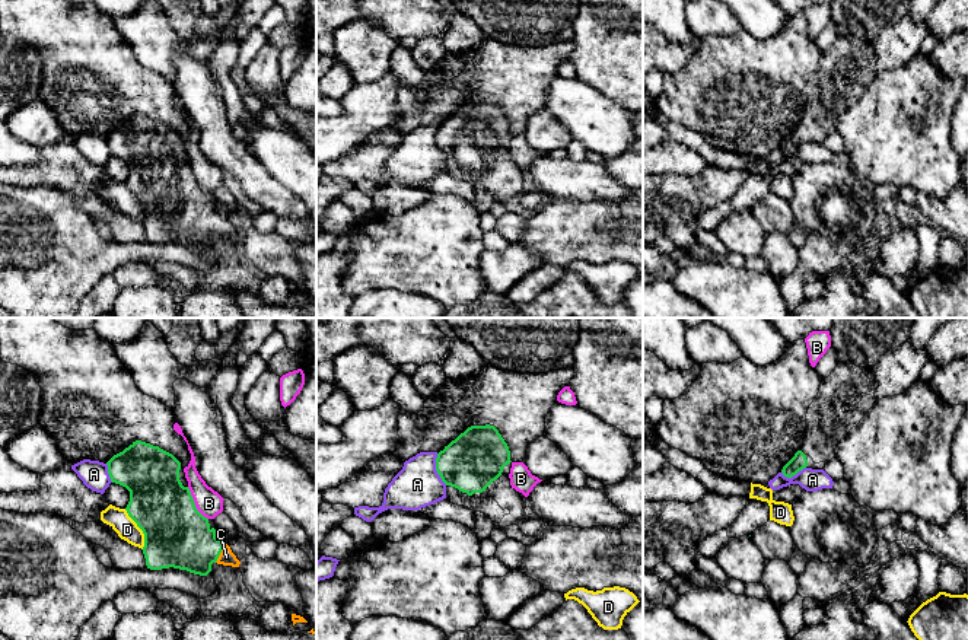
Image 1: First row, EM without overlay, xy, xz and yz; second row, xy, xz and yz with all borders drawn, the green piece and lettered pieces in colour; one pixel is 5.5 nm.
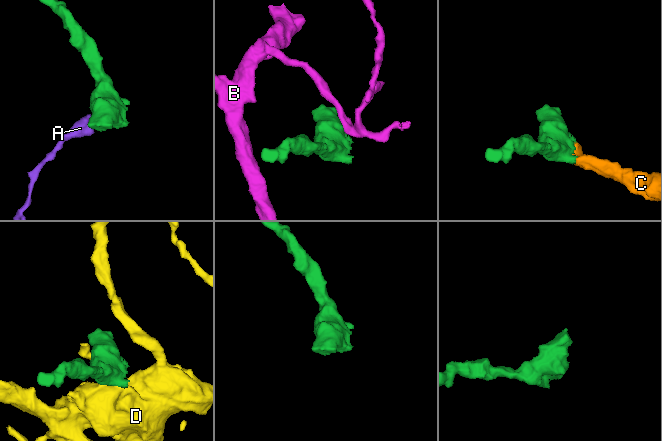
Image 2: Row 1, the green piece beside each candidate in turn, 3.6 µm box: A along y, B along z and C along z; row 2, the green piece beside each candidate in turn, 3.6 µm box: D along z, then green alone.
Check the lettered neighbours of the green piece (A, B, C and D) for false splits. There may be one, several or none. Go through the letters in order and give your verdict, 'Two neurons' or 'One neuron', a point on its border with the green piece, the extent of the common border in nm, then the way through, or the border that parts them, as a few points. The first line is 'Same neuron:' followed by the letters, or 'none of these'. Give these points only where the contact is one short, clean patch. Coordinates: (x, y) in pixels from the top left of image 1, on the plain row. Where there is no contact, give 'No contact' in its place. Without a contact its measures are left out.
Same neuron: C
A: Two neurons. Touches green at xz (436, 143). Shared border 190 nm. Boundary: xz (436, 127), (436, 146), (446, 158)
B: Two neurons. Touches green at xy (194, 177). Shared border 220 nm
C: One neuron. Touches green at xy (220, 225). Shared border 120 nm
D: Two neurons. Touches green at xy (140, 201). Shared border 240 nm

